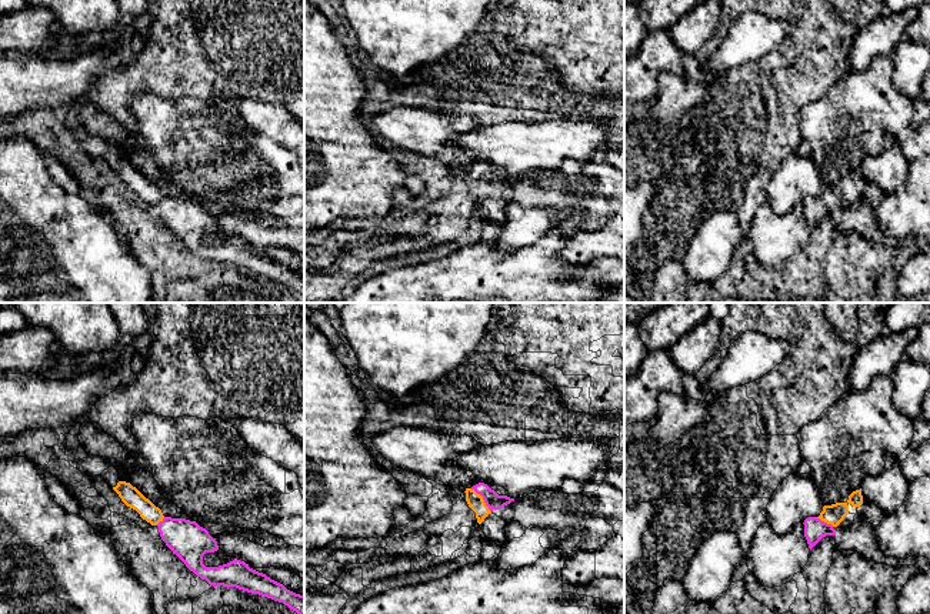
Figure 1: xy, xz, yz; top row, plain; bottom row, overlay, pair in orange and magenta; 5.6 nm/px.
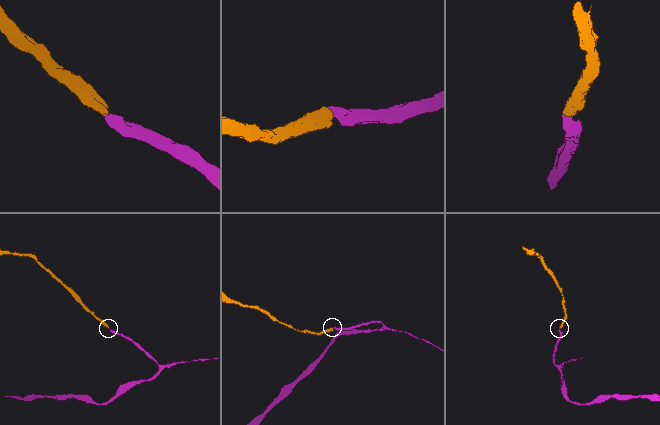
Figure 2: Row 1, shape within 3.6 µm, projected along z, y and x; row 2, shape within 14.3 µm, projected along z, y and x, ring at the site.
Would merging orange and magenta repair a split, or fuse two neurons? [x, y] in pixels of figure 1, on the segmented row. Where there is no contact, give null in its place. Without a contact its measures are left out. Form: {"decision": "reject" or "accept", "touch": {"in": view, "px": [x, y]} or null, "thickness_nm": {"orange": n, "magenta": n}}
{"decision": "accept", "touch": {"in": "xz", "px": [482, 499]}, "thickness_nm": {"orange": 90, "magenta": 90}}

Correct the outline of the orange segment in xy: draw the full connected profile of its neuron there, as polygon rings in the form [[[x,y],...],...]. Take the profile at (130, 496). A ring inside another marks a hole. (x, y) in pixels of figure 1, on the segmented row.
[[[119,481],[113,490],[121,501],[136,510],[143,520],[159,527],[159,533],[166,545],[176,554],[186,567],[213,587],[236,587],[239,590],[259,594],[283,603],[297,614],[304,614],[304,595],[287,590],[283,584],[271,580],[263,573],[249,567],[244,561],[233,561],[206,567],[203,555],[219,550],[216,538],[200,527],[196,521],[186,518],[164,517],[161,510],[146,498],[130,483]]]

